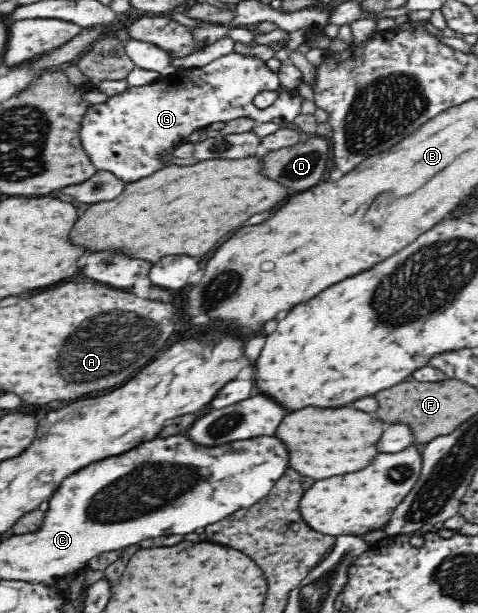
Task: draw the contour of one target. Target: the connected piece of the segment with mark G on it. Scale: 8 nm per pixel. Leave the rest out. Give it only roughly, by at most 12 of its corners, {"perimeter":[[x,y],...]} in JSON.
{"perimeter":[[231,52],[87,107],[98,170],[137,181],[212,123],[292,122],[297,92]]}

